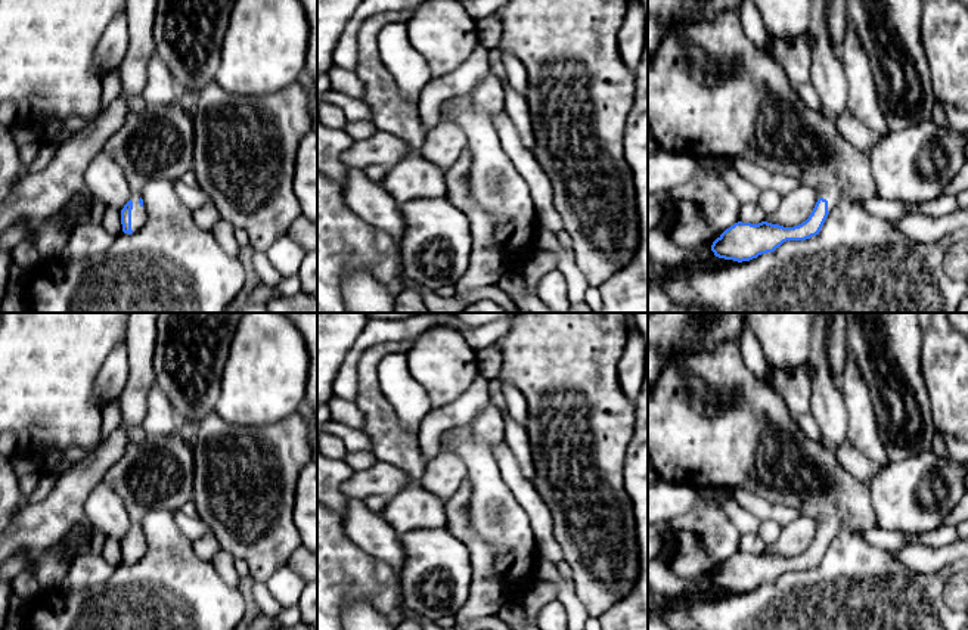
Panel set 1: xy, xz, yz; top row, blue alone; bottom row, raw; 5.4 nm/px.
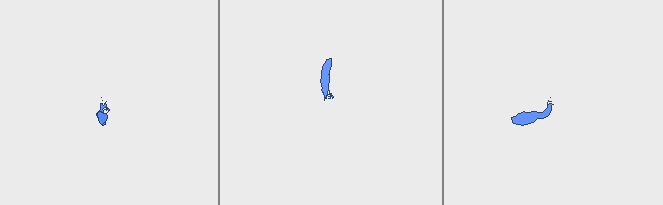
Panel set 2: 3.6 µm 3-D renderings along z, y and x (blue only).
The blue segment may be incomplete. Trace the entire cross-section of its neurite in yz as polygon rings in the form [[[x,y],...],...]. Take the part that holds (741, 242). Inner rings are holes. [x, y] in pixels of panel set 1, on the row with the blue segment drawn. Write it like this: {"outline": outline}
{"outline": [[[726,12],[716,18],[714,21],[699,21],[694,24],[679,25],[671,30],[663,38],[655,55],[648,60],[648,128],[651,130],[654,140],[658,148],[673,150],[677,153],[686,153],[692,156],[713,156],[713,158],[747,158],[756,164],[763,165],[764,168],[773,173],[782,173],[791,176],[797,184],[809,184],[815,187],[819,193],[819,199],[806,221],[794,227],[784,227],[779,224],[772,224],[761,221],[758,224],[738,221],[729,229],[726,229],[711,245],[711,251],[716,257],[725,260],[733,260],[738,263],[750,261],[757,258],[761,254],[773,252],[786,240],[806,240],[812,236],[819,235],[828,214],[832,208],[846,198],[863,201],[868,198],[877,198],[877,187],[872,176],[871,158],[869,153],[848,143],[838,131],[835,120],[823,118],[817,111],[807,108],[797,96],[795,87],[791,84],[788,75],[785,74],[782,65],[772,55],[769,47],[756,47],[744,32],[739,13]]]}

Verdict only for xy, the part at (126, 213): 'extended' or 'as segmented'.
extended

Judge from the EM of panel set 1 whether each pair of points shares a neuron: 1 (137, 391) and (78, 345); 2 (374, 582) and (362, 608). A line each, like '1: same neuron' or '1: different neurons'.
1: different neurons
2: different neurons

